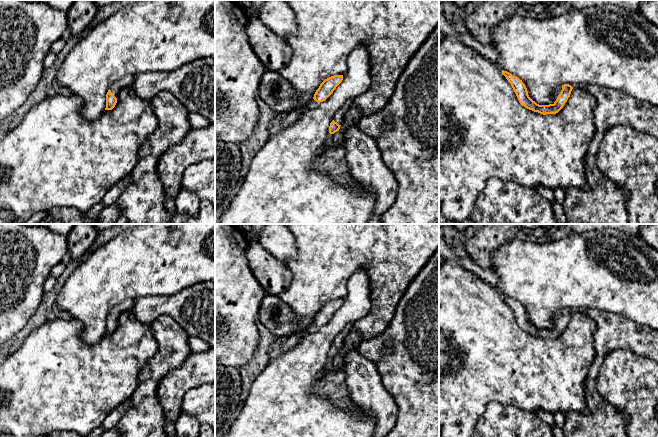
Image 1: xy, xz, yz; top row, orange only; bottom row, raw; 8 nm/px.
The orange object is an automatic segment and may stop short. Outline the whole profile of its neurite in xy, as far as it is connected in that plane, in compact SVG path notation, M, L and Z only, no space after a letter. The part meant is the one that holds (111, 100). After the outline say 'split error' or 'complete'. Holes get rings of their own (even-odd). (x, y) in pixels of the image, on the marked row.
M134 75L125 76L117 82L114 82L106 94L105 110L112 110L117 103L118 93L125 87L133 87L135 81Z; split error

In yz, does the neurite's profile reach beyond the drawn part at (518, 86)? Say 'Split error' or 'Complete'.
Split error

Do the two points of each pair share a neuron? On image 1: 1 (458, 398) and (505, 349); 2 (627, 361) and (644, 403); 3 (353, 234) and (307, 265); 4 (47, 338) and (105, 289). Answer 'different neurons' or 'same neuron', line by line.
1: same neuron
2: same neuron
3: same neuron
4: different neurons

